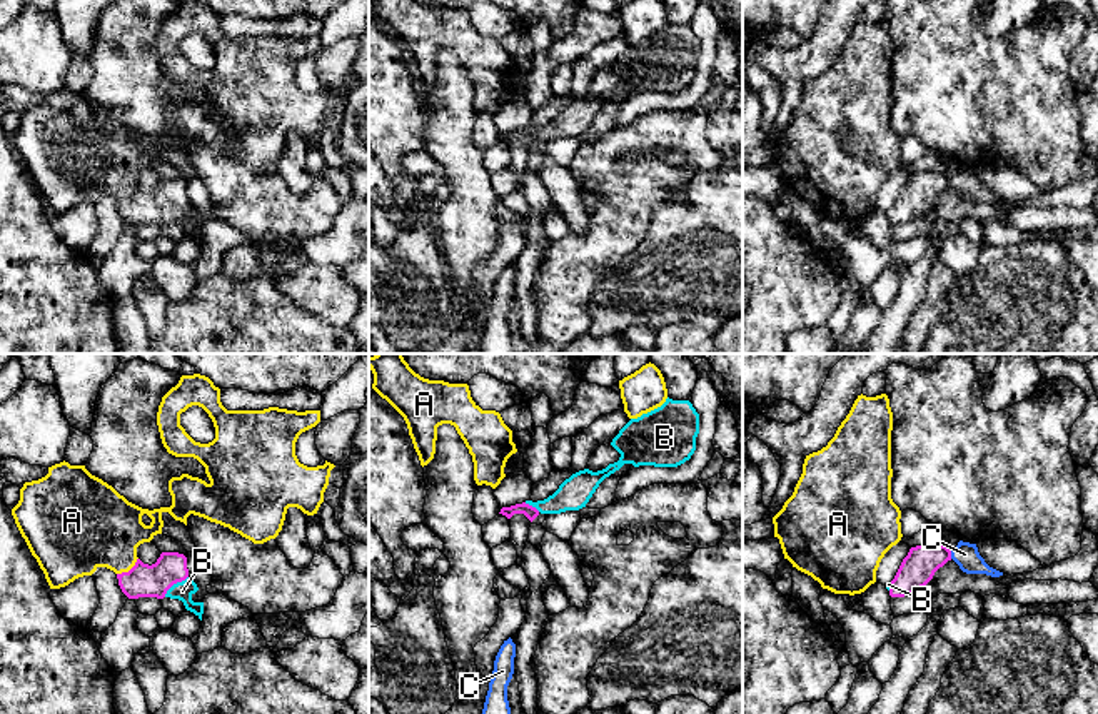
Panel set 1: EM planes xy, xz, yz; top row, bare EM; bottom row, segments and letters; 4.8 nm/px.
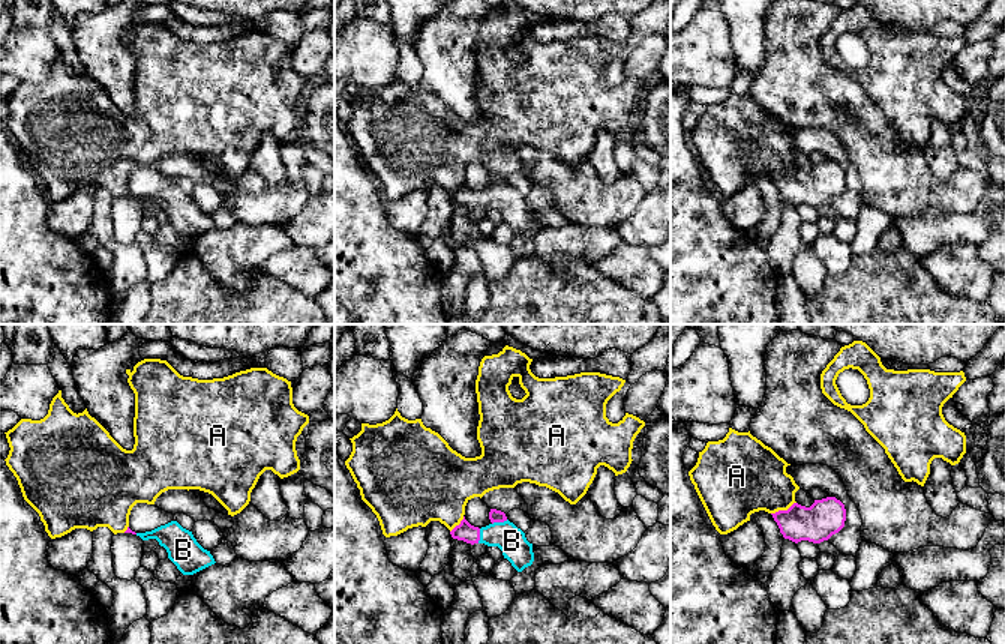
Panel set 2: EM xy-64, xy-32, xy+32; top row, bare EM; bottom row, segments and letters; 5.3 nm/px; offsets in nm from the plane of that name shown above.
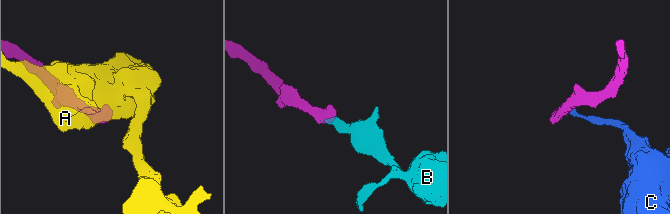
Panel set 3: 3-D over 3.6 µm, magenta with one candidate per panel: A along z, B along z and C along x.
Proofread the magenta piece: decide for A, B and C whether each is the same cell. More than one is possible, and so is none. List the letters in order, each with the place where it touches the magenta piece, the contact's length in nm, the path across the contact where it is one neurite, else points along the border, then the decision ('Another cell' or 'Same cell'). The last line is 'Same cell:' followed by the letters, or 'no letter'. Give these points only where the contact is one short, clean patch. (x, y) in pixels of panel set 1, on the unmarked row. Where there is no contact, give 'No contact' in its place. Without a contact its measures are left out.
A: Touches magenta at xy (130, 196). Shared border 130 nm. Boundary: xy (137, 184), (127, 197), (117, 201). Another cell
B: Touches magenta at xy (174, 209). Shared border 160 nm. Path across: xy (142, 207), (174, 209), (182, 217). Same cell
C: Touches magenta at yz (950, 181). Shared border 40 nm. Boundary: yz (950, 177), (951, 184). Another cell
Same cell: B

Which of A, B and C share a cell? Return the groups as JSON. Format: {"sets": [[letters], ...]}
{"sets": [["A"], ["B"], ["C"]]}

